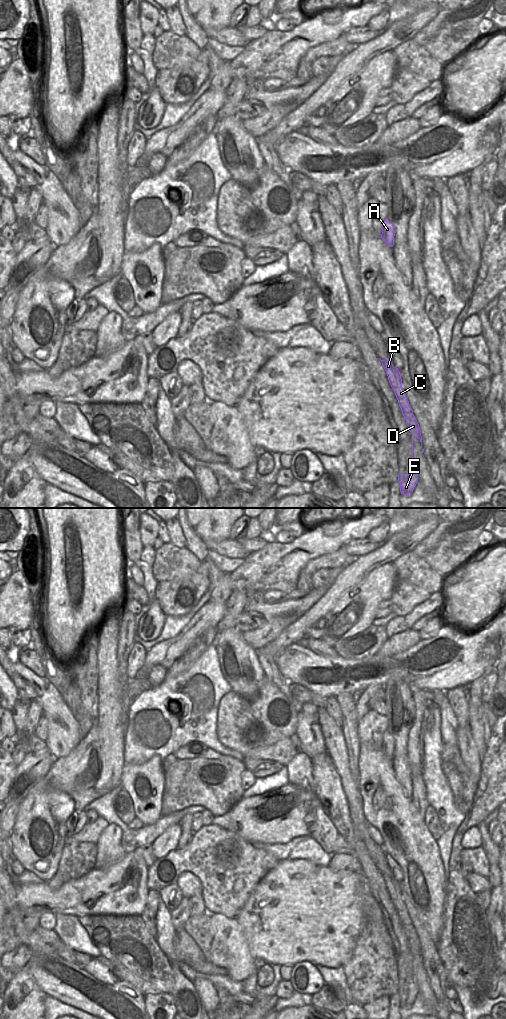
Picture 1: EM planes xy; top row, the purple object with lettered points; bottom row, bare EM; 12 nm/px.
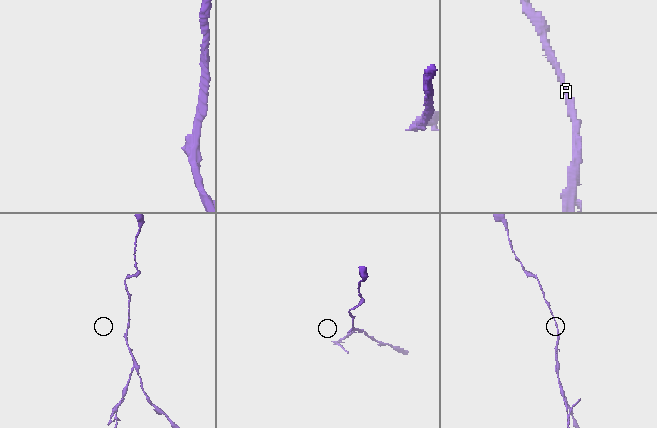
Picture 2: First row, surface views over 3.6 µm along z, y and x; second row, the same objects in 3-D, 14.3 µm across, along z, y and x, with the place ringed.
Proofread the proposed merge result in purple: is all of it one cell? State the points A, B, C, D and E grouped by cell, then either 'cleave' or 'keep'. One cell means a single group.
A B / C D E; cleave

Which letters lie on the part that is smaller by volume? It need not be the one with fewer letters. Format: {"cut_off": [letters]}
{"cut_off": ["C", "D", "E"]}

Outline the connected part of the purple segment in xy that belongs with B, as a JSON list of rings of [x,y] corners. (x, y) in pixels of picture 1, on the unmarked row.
[[[386,870],[385,872],[380,871],[380,873],[382,874],[382,877],[386,883],[392,901],[402,899],[401,886],[398,880],[393,878],[389,870]]]

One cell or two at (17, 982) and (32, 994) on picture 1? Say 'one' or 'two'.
one

